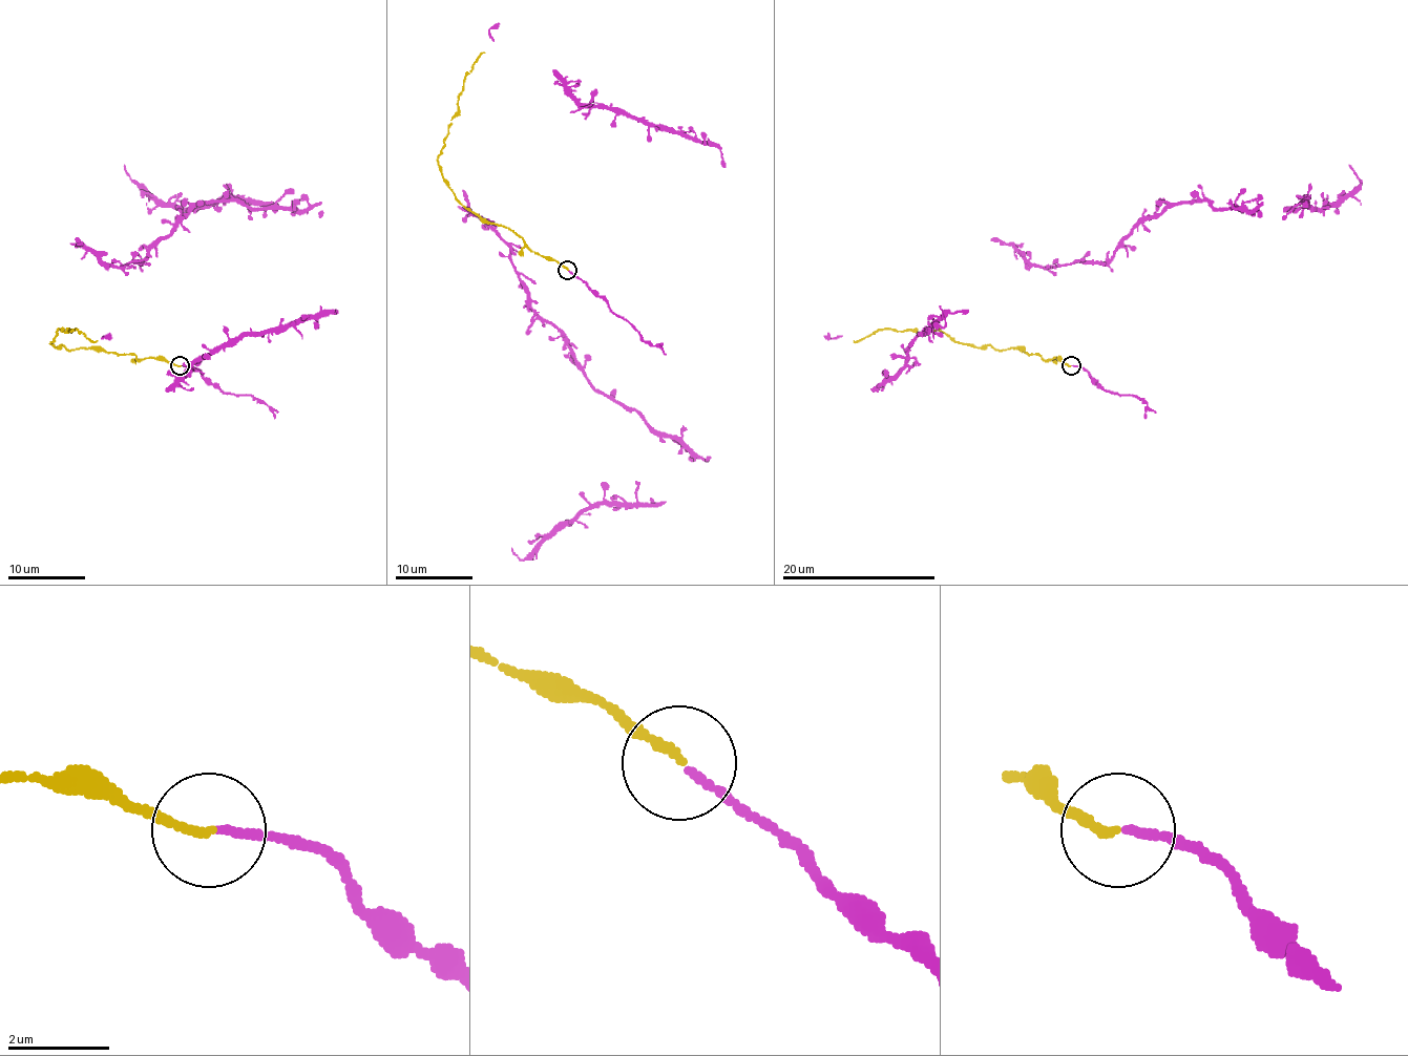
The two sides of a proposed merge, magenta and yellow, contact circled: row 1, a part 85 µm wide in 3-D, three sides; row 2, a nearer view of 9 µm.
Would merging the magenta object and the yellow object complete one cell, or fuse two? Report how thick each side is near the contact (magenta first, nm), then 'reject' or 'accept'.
calibres 140 and 160 nm; accept

